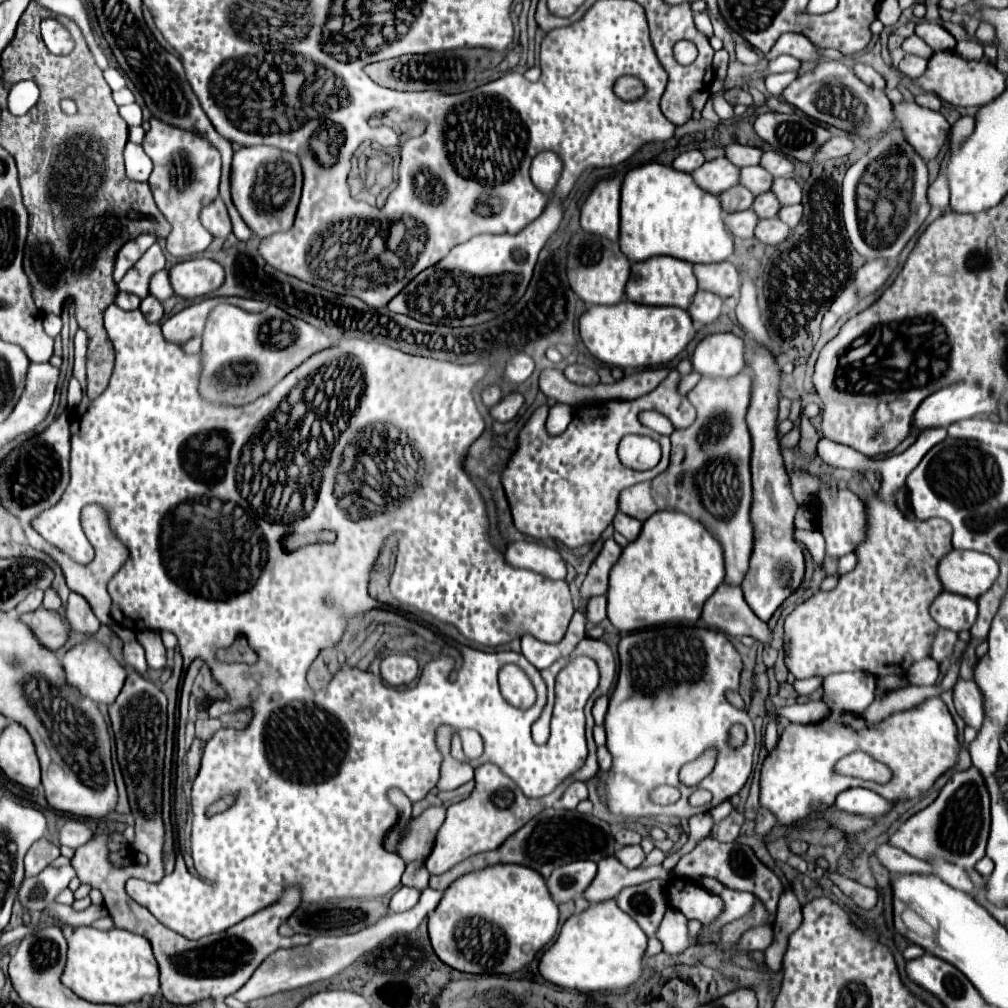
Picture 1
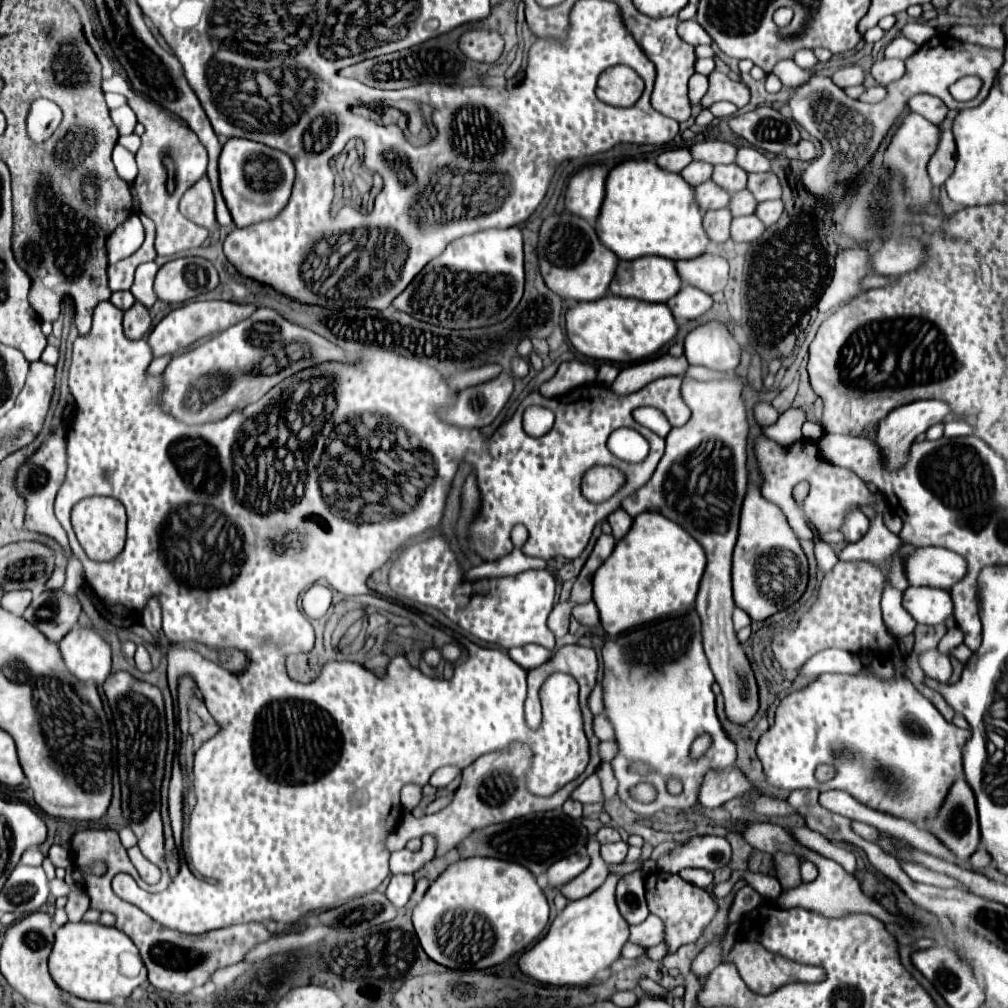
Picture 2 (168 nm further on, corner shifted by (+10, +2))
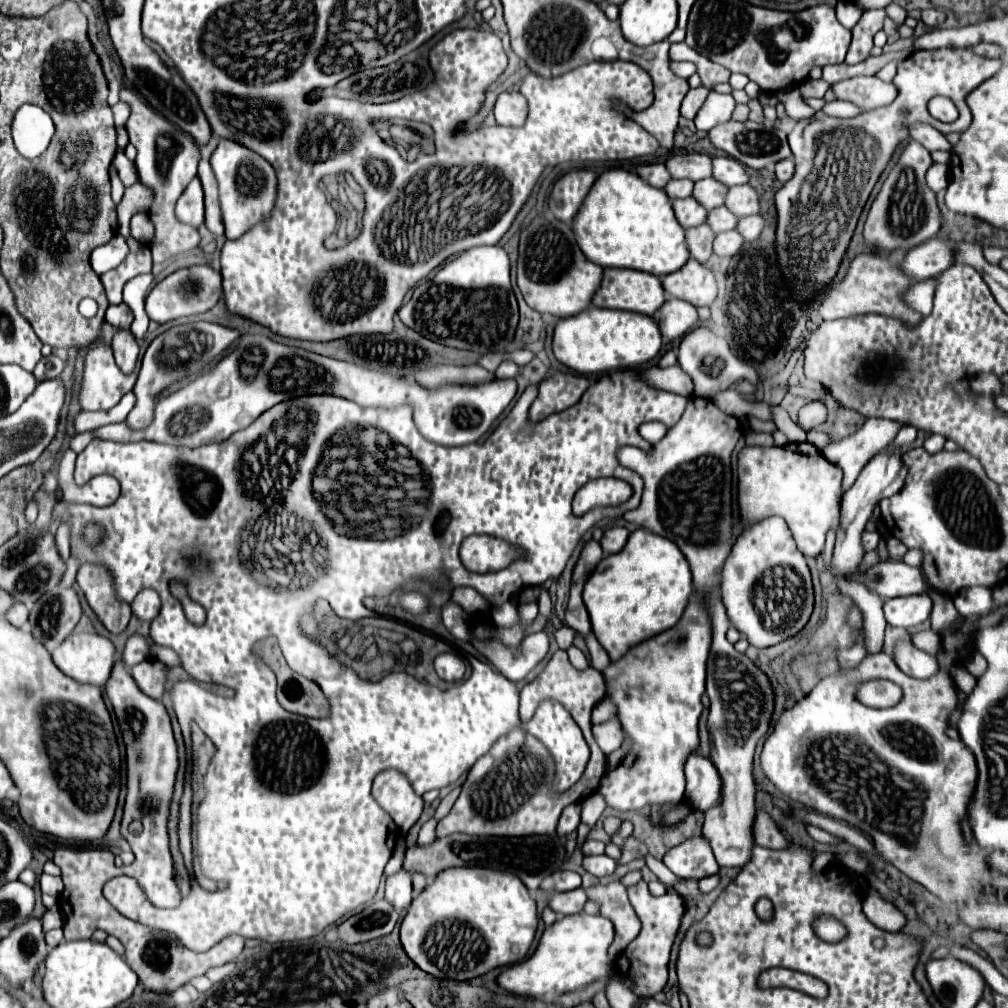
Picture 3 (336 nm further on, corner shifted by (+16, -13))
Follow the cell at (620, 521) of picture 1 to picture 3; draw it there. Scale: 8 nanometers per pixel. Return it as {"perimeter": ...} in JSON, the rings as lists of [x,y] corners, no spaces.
{"perimeter":[[[620,526],[606,530],[604,536],[602,536],[602,540],[600,540],[604,552],[606,552],[606,554],[616,554],[616,552],[620,552],[620,550],[624,548],[626,540],[628,540],[628,534],[630,534],[630,532],[628,532],[626,528],[620,528]]]}

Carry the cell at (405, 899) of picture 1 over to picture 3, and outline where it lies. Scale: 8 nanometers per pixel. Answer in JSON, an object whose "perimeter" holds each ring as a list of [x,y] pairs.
{"perimeter":[[[406,870],[386,878],[386,900],[394,904],[398,912],[408,910],[412,902],[412,876]]]}

